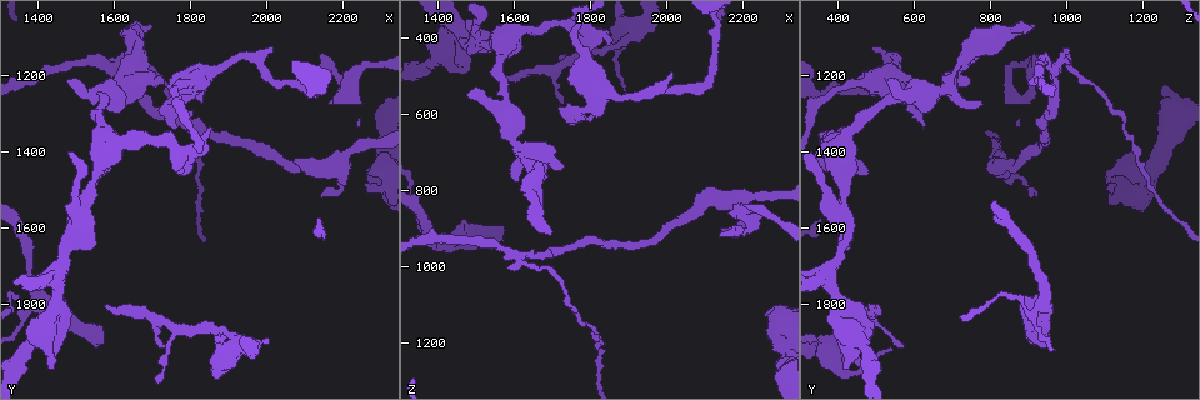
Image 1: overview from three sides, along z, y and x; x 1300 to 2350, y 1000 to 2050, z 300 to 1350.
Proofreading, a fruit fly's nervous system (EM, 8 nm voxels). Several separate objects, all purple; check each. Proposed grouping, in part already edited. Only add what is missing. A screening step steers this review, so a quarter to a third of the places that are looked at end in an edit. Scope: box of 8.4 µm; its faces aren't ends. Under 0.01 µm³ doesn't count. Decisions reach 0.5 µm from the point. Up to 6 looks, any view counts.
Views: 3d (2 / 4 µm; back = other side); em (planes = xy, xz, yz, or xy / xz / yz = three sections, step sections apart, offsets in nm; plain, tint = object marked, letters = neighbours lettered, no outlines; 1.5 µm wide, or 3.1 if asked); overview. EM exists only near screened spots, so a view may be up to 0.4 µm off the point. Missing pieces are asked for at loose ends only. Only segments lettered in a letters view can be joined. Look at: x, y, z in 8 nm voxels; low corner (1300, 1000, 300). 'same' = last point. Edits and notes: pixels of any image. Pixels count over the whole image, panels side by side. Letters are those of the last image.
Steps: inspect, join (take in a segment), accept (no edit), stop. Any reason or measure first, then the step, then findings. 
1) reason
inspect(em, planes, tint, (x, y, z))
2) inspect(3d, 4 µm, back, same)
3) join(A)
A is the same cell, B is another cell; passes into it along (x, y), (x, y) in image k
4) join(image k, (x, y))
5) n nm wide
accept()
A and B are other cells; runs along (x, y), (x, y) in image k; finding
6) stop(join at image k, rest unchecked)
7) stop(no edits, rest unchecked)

tapers out
inspect(em, yz, step 4, letters, (1885, 1920, 545))

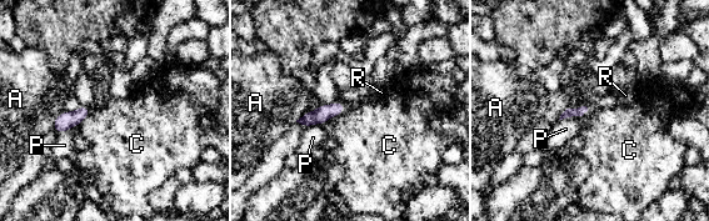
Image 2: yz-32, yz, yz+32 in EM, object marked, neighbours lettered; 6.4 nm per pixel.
join(R)
R is the same cell, A, C and P are other cells; passes into it along (575, 111), (587, 110), (622, 95) in image 2; the neuron continues

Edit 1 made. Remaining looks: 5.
free end
inspect(em, planes, letters, (1425, 1965, 415))

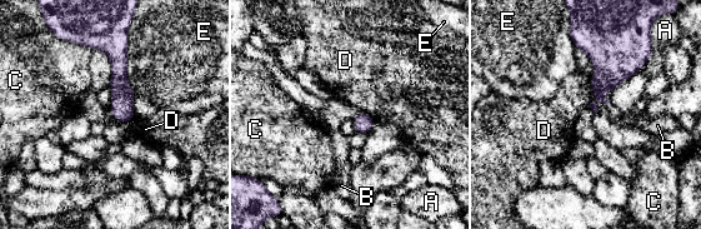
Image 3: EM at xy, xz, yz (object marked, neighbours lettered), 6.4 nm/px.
accept()
A, B, C, D and E are other cells; border along (359, 111), (364, 111), (374, 119) in image 3; no lettered segment goes on from it

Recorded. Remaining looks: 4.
thin end
inspect(3d, 4 µm, back, (1580, 1795, 500))

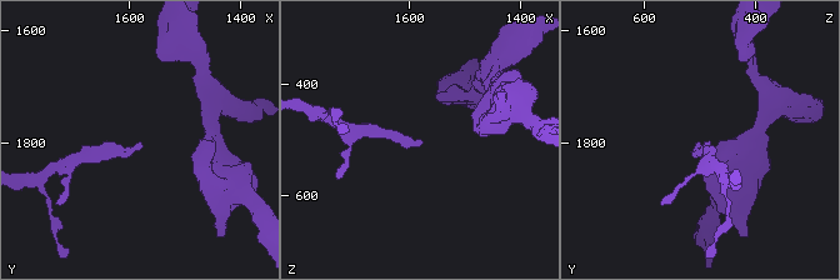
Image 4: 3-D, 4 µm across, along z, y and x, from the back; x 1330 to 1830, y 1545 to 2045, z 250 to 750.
need the tissue
inspect(em, xz, step 4, letters, (1580, 1800, 500))

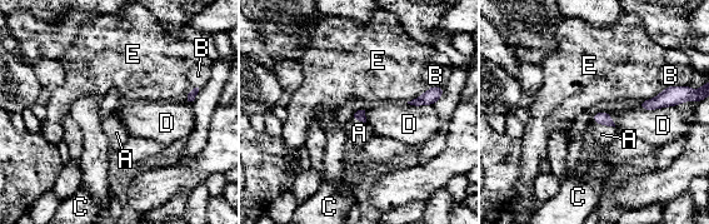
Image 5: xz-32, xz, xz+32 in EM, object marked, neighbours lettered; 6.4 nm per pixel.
join(A)
A is the same cell, B, C, D and E are other cells; passes into it along (603, 118), (603, 124), (602, 134) in image 5; the neuron continues

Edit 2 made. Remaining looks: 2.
stop(join at image 2, join at image 5, rest unchecked)

